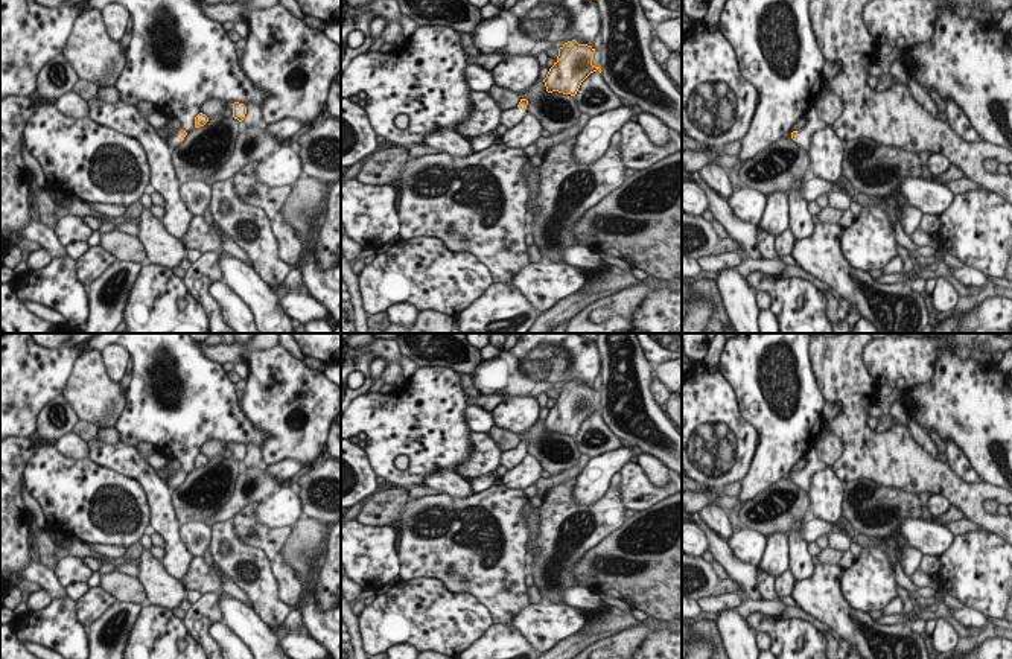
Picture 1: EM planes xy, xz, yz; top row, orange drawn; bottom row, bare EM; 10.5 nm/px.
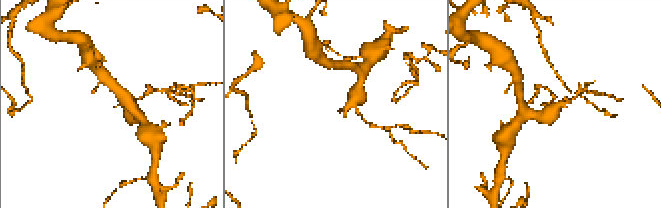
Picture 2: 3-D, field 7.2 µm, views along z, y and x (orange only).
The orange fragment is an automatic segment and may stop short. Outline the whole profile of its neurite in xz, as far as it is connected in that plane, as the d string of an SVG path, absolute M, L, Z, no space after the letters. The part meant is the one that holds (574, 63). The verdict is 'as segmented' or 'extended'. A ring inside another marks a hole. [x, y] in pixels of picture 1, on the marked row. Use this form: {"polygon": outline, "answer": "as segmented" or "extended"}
{"polygon": "M575 40L565 43L559 49L559 56L543 79L546 91L559 91L575 96L581 82L594 72L601 73L601 67L592 64L595 49L578 44Z", "answer": "as segmented"}

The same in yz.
{"polygon": "M811 108L807 114L807 126L791 132L791 138L800 145L807 152L810 152L810 142L816 131L832 128L832 125L822 120L816 111Z", "answer": "extended"}

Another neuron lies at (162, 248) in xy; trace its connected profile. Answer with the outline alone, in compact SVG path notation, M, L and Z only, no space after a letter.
M148 209L138 216L138 233L135 234L146 251L146 263L172 269L186 257L184 244L166 231L160 219Z

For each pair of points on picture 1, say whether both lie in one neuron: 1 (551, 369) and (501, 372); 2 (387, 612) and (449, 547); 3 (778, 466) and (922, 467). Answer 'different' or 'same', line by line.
1: same
2: different
3: different

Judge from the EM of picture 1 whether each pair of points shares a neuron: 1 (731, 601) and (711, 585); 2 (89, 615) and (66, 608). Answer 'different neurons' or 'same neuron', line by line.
1: different neurons
2: different neurons

